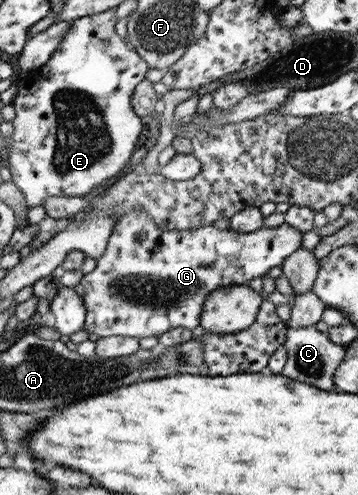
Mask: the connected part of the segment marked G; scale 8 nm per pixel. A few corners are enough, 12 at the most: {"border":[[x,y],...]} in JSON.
{"border":[[136,205],[73,291],[98,338],[198,325],[205,296],[300,247],[251,233],[159,229]]}

